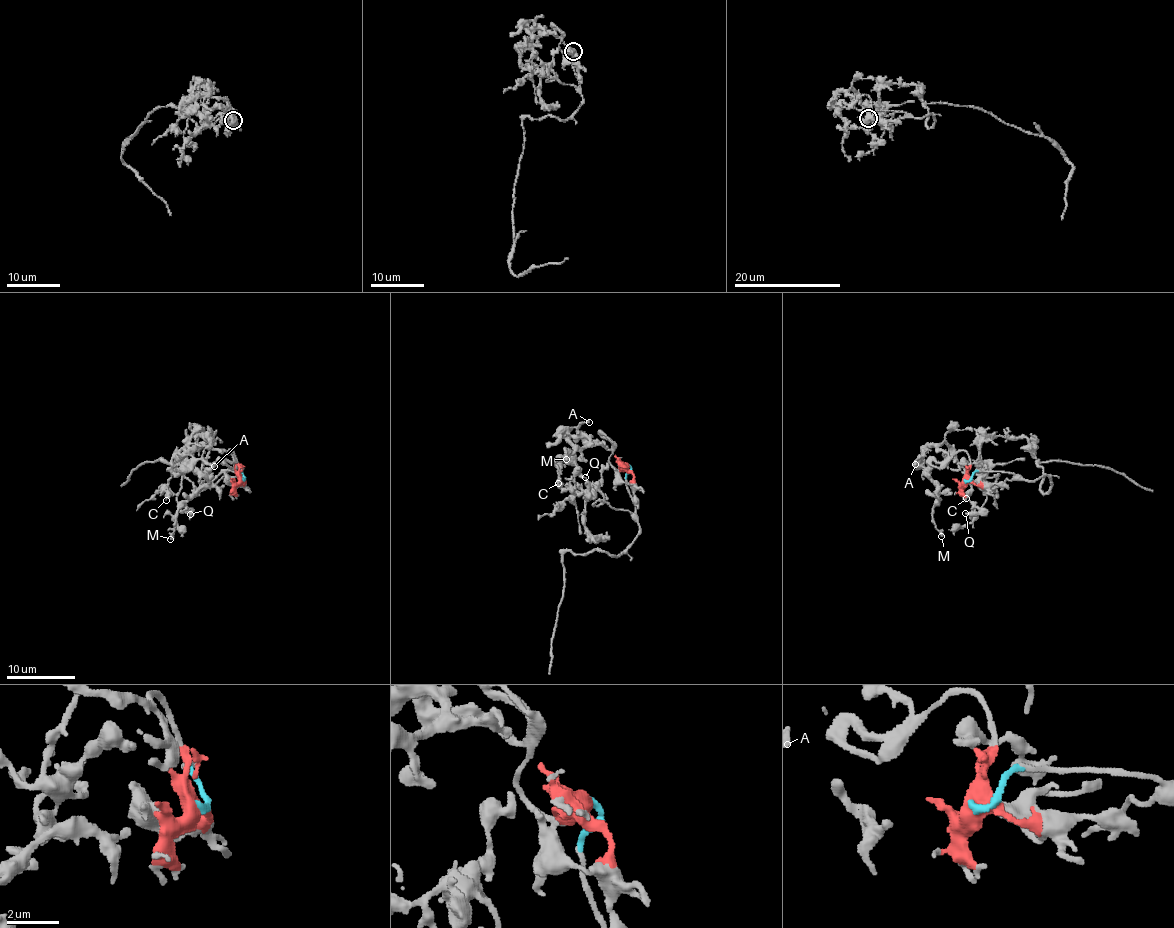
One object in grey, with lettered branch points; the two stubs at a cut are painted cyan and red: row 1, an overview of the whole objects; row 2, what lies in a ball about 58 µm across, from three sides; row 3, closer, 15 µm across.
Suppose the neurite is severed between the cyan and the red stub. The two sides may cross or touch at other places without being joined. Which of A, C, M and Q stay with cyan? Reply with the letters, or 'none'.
Q

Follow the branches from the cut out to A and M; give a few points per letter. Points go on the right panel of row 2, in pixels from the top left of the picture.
A: (966, 481), (970, 457), (962, 450), (950, 457), (937, 447), (931, 447), (920, 455), (915, 465)
M: (966, 481), (970, 457), (962, 450), (950, 457), (931, 447), (919, 457), (939, 499), (932, 507), (942, 536)

